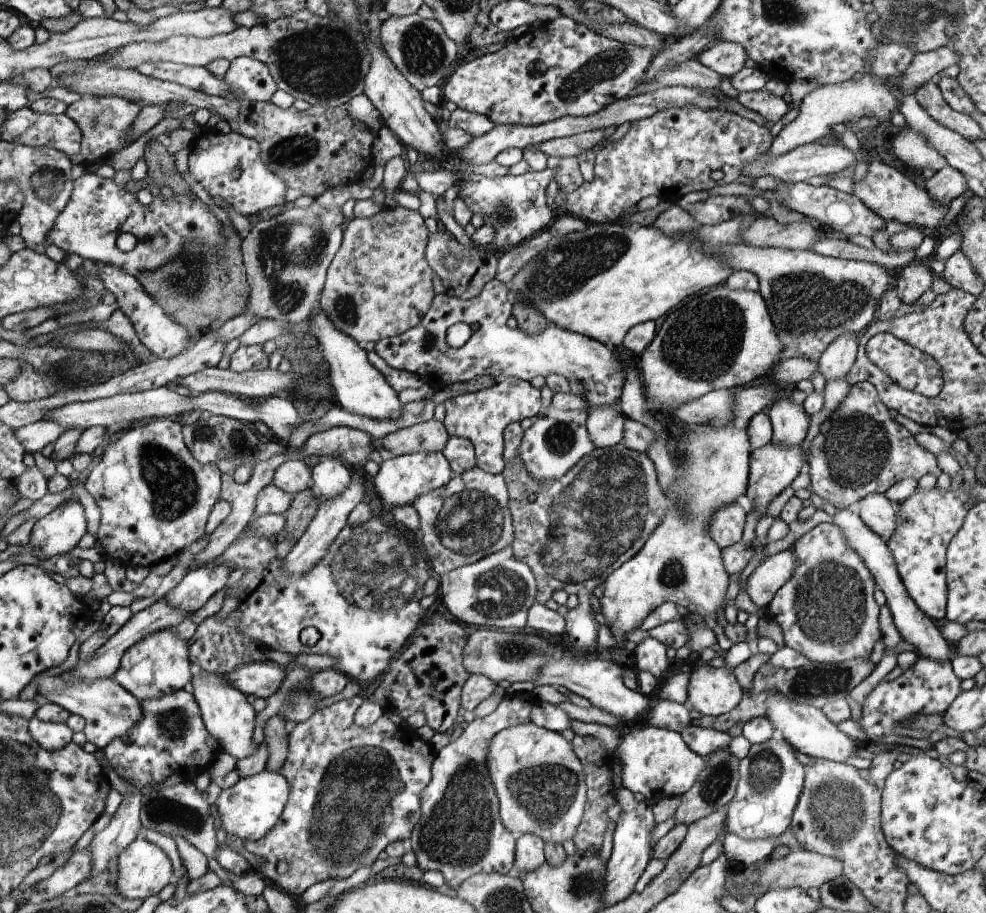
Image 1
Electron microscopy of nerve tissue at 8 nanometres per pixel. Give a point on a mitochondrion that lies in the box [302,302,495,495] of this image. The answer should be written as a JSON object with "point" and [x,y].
{"point":[429,342]}

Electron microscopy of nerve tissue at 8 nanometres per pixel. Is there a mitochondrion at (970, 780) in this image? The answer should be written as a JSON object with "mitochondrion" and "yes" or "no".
{"mitochondrion":"no"}

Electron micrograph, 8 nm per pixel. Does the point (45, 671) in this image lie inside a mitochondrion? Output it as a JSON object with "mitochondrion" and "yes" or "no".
{"mitochondrion":"no"}

